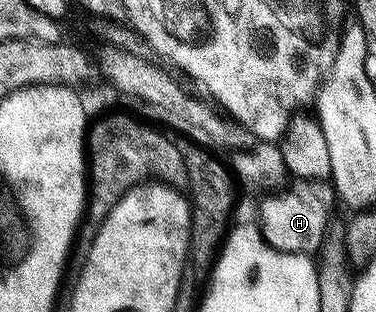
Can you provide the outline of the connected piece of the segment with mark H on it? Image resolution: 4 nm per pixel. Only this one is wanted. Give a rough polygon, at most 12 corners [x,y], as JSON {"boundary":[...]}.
{"boundary":[[294,179],[259,205],[277,251],[317,252],[336,192]]}

